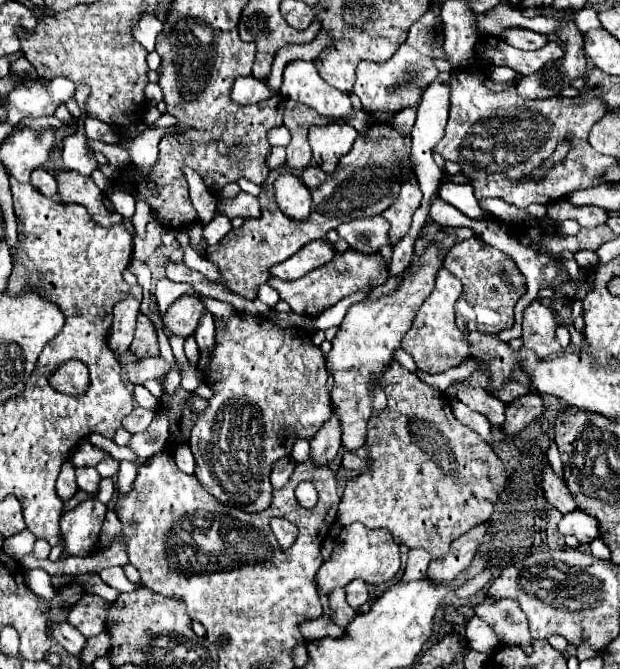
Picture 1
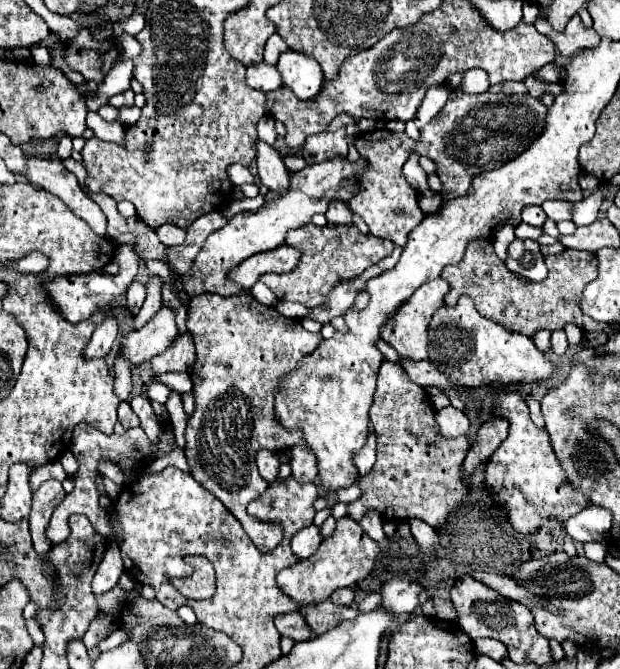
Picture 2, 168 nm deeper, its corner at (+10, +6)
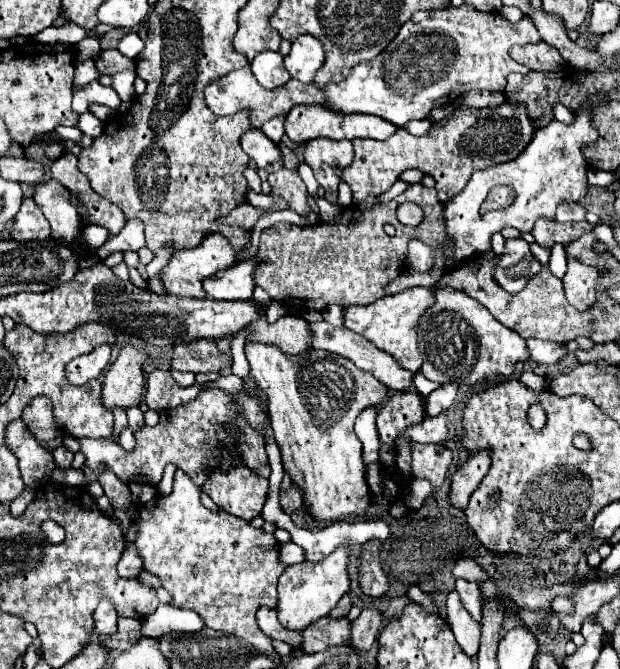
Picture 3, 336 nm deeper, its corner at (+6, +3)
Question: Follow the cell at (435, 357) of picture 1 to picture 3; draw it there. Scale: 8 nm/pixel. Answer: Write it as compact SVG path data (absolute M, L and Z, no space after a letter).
M407 288L395 296L383 296L381 300L367 304L367 306L351 306L345 308L345 328L365 336L369 342L373 342L377 348L389 352L397 358L397 362L407 370L421 370L423 356L417 344L417 324L425 310L433 306L433 288Z

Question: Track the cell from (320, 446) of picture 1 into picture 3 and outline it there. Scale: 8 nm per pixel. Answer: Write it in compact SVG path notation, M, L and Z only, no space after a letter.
M291 484L289 490L281 492L281 506L287 514L293 514L301 504L303 504L303 496L301 496L301 488L297 488L297 484Z

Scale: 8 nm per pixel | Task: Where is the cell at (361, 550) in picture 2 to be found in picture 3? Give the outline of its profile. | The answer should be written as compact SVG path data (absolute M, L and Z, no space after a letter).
M341 544L321 562L301 562L285 568L285 572L279 576L279 606L277 606L279 622L285 628L289 630L307 628L315 620L327 616L339 604L339 600L349 592L351 580L347 566L349 566L351 548L353 544Z

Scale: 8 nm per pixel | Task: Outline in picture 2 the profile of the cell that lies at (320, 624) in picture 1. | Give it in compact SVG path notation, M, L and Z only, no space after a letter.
M297 611L293 613L285 613L285 615L277 615L275 617L275 627L281 633L281 637L289 637L293 641L305 641L311 637L307 625L305 625L305 617Z

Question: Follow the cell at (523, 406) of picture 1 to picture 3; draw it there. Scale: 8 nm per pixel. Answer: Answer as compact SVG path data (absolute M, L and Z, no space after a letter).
M481 448L473 456L469 456L469 460L451 478L449 498L453 506L465 508L469 504L471 494L479 488L489 466L491 466L491 448Z

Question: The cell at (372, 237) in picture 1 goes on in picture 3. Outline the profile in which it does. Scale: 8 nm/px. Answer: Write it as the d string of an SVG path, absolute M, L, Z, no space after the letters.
M317 138L305 148L305 162L313 168L317 182L325 188L325 200L337 204L337 186L341 172L353 162L353 144L349 140Z

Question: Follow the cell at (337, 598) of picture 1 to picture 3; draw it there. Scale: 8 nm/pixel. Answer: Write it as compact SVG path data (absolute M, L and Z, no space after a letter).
M323 616L321 620L309 624L309 628L303 630L303 650L305 652L323 652L329 646L345 642L349 638L351 624L353 622L347 616L343 616L343 618Z

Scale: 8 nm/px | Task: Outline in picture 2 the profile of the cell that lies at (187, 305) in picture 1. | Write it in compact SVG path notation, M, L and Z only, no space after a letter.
M161 307L159 313L145 327L121 339L119 355L123 355L131 363L131 367L137 367L149 361L149 357L163 353L173 343L175 335L177 335L175 313L169 307Z

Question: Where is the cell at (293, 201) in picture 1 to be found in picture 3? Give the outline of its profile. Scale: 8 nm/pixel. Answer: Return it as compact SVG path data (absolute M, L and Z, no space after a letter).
M253 128L241 136L241 148L255 160L257 168L265 168L267 172L275 172L283 168L281 152L275 142L271 142L261 130Z

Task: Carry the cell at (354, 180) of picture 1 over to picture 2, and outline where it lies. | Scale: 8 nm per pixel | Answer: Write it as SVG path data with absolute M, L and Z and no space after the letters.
M359 159L357 163L325 161L307 165L305 169L291 173L289 189L285 193L269 191L265 195L265 205L261 209L237 213L233 219L229 219L229 223L223 229L211 233L205 239L205 245L193 259L193 269L181 277L185 293L189 297L203 293L221 293L225 297L229 297L229 293L243 293L241 287L237 287L233 281L225 277L227 271L255 253L281 247L285 243L285 233L289 229L299 229L307 225L315 213L325 213L331 199L337 197L343 203L347 203L357 191L355 177L361 173L361 169L365 169L363 159Z

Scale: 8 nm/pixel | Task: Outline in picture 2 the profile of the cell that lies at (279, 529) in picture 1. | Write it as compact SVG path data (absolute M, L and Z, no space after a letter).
M249 291L229 297L215 293L193 297L189 301L187 331L193 335L197 349L197 361L191 371L195 413L185 429L185 457L191 465L191 475L241 521L259 549L271 551L283 538L281 525L257 521L245 511L269 487L257 473L255 455L257 449L279 453L301 441L299 433L281 429L273 419L275 389L281 377L293 371L323 337L321 333L305 331L301 319L283 317L275 307L257 303Z

